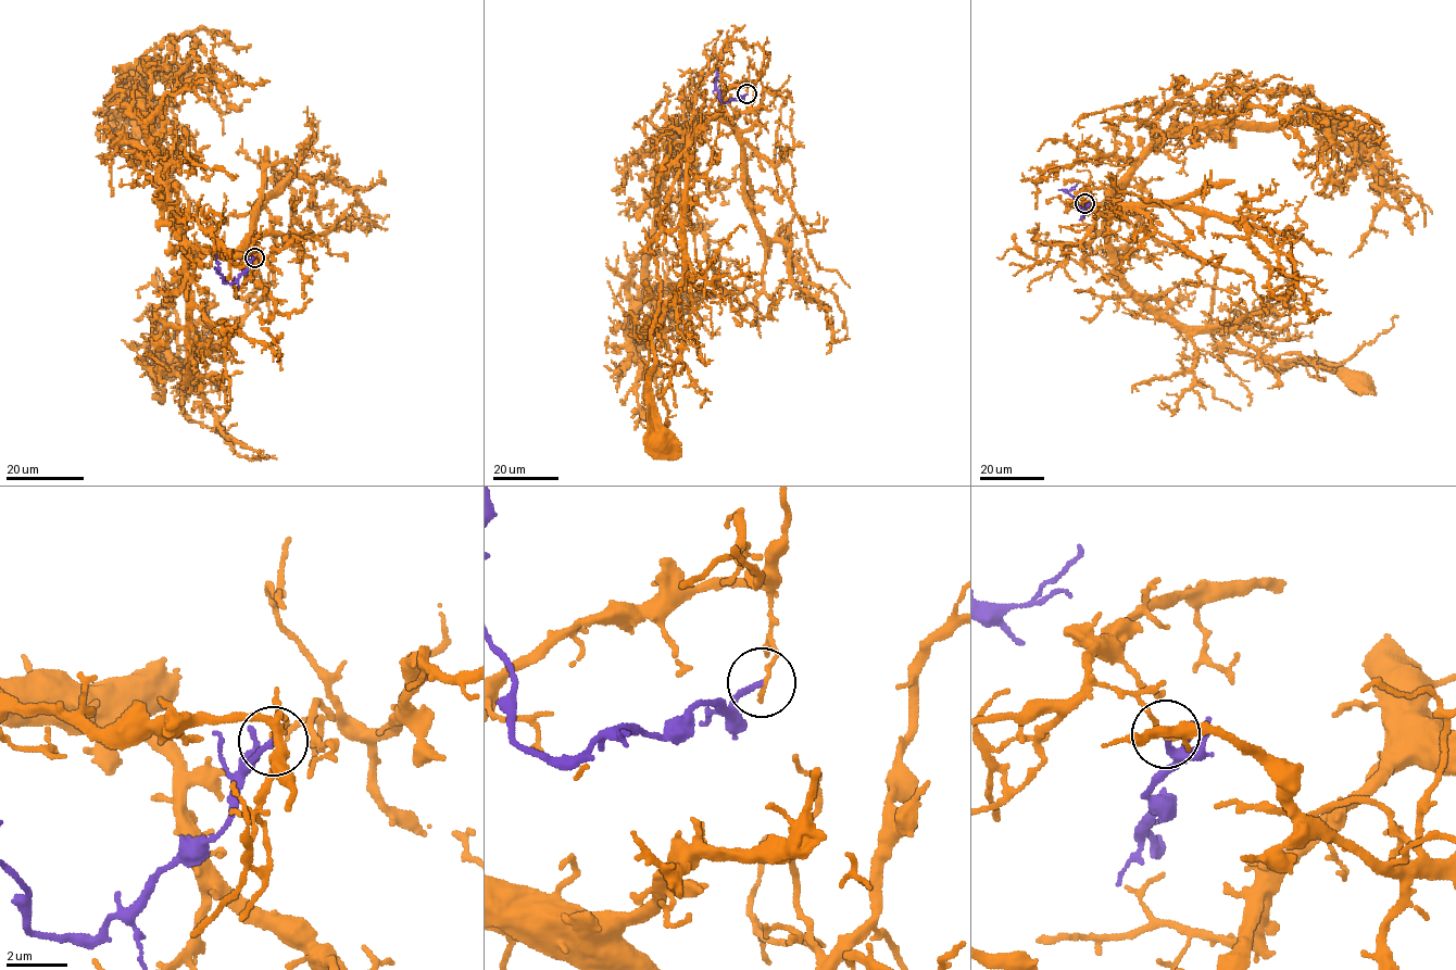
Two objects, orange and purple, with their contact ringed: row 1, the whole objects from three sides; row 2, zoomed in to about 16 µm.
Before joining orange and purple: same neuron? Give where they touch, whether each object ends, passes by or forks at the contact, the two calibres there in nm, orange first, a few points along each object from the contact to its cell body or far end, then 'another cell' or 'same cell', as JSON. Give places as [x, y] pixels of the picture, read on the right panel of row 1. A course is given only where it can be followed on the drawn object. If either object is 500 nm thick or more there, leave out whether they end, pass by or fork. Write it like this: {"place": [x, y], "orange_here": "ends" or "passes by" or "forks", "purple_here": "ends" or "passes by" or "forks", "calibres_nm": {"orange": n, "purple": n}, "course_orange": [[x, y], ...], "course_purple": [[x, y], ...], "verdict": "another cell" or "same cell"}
{"place": [1084, 203], "orange_here": "ends", "purple_here": "ends", "calibres_nm": {"orange": 160, "purple": 170}, "course_orange": [[1084, 203], [1077, 192], [1117, 190], [1150, 236], [1212, 265], [1213, 338], [1225, 349], [1357, 382]], "course_purple": [[1084, 203], [1083, 215], [1068, 191], [1076, 184]], "verdict": "another cell"}

